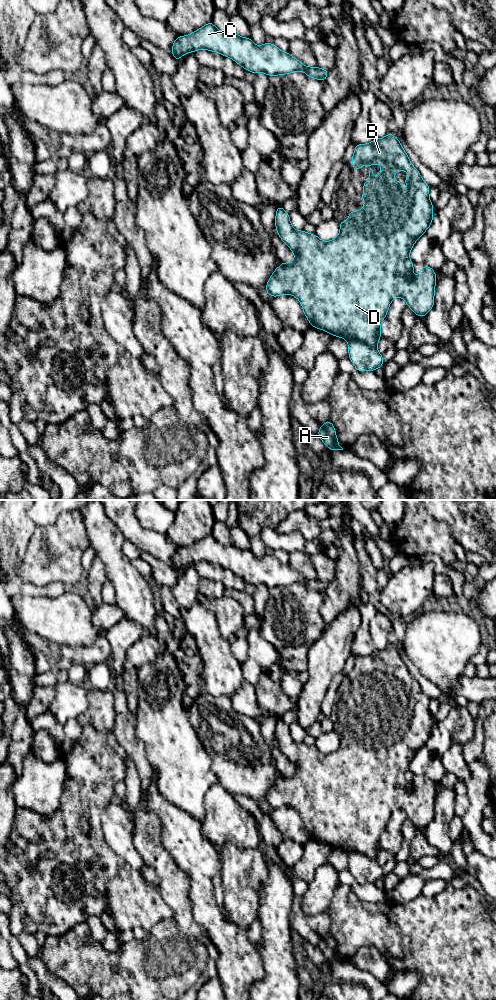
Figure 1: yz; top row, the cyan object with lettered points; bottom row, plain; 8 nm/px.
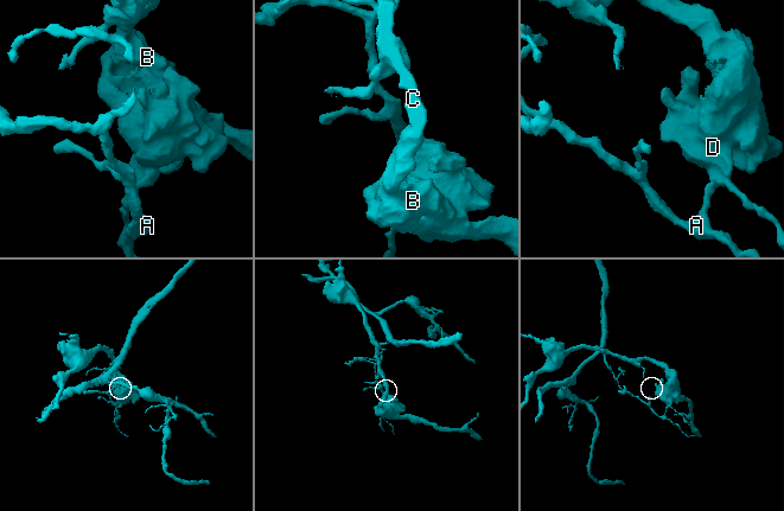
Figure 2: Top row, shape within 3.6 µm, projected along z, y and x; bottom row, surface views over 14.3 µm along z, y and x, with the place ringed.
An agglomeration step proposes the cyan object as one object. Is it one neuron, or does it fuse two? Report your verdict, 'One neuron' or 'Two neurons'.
Two neurons

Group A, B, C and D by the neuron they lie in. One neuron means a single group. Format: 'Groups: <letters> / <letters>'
Groups: A / B C D

